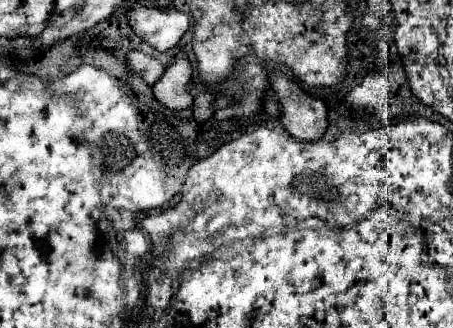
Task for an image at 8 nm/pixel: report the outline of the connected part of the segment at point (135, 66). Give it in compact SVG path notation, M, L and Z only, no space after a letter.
M132 51L132 53L128 55L128 63L130 63L132 71L138 73L138 75L142 75L142 79L144 79L150 87L162 77L162 73L164 73L164 69L166 69L158 59L154 59L152 55L142 53L142 51Z

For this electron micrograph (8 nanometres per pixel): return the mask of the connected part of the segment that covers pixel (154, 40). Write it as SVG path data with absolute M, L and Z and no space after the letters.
M134 7L128 13L130 25L142 41L158 51L172 49L190 27L190 17L182 11L158 11L150 7Z

